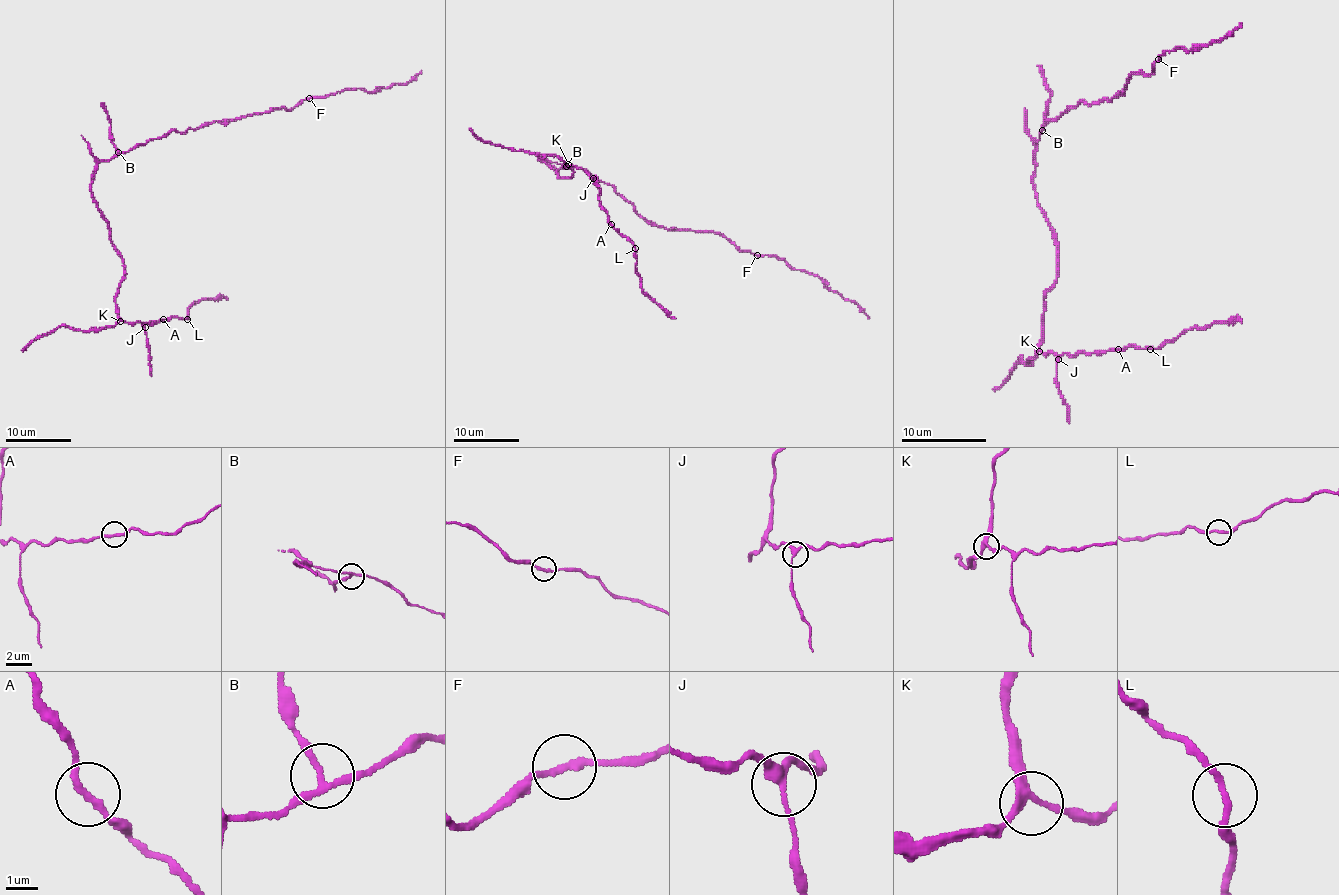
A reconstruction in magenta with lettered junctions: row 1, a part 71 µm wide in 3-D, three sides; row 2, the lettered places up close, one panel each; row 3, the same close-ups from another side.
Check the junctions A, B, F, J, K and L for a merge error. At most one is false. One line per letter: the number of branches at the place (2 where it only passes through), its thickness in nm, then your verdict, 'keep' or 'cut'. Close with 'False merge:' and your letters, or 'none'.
A: branches 2; calibre 200 nm; keep
B: branches 3; calibre 170 nm; cut
F: branches 2; calibre 200 nm; keep
J: branches 3; calibre 260 nm; keep
K: branches 3; calibre 260 nm; keep
L: branches 2; calibre 200 nm; keep
False merge: B

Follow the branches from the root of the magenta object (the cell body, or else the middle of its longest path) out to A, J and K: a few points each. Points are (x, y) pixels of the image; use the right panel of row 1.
A: (1037, 140), (1033, 189), (1056, 246), (1056, 283), (1044, 300), (1044, 342), (1039, 349), (1058, 355), (1118, 349)
J: (1037, 140), (1033, 189), (1050, 223), (1056, 246), (1056, 283), (1044, 300), (1044, 342), (1039, 349), (1058, 359)
K: (1037, 140), (1033, 189), (1050, 223), (1056, 246), (1056, 283), (1044, 300), (1039, 351)

